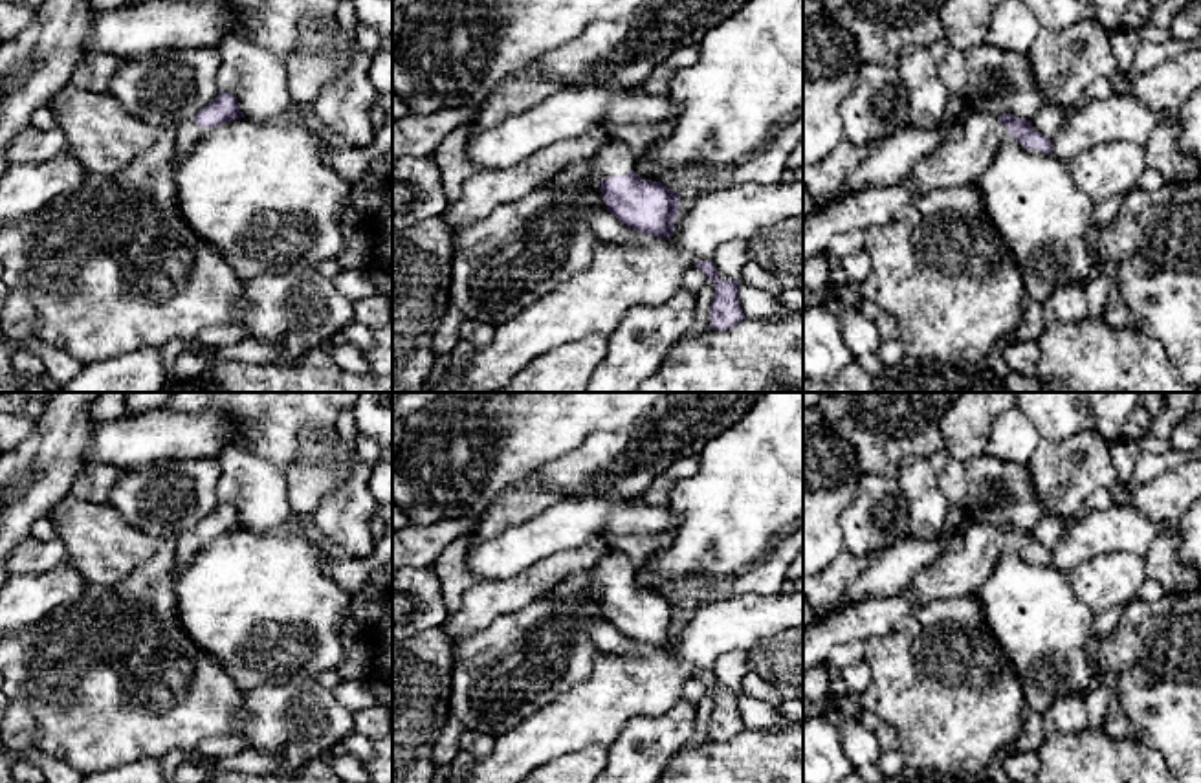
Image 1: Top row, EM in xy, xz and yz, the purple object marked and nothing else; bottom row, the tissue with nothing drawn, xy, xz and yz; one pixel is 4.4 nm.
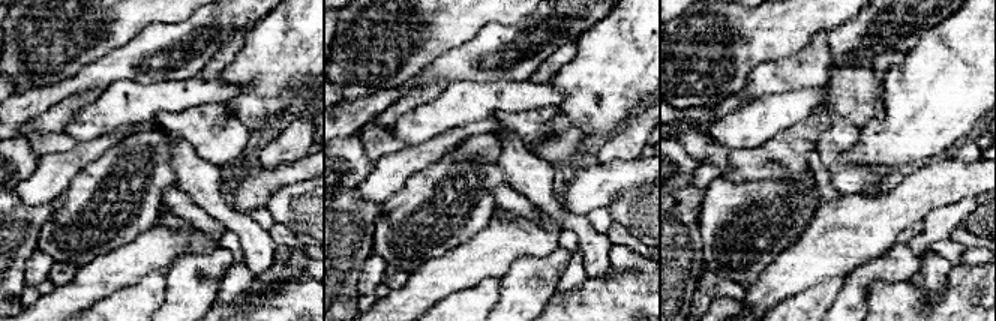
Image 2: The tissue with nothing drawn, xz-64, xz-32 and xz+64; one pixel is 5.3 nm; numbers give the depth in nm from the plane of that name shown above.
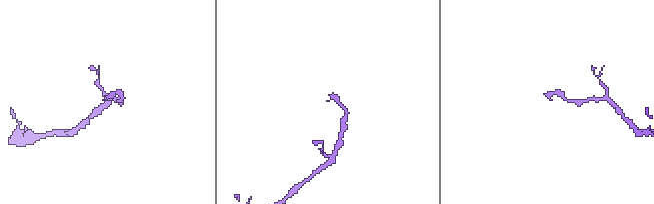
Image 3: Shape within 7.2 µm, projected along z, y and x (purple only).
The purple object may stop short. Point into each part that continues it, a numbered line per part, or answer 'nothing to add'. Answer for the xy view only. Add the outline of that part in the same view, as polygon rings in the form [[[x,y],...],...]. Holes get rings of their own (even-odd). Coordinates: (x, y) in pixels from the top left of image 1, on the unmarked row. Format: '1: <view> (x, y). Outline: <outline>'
1: xy (187, 543). Outline: [[[185,530],[174,539],[174,567],[185,567],[211,539],[198,535],[194,530]]]

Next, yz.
1: yz (969, 562). Outline: [[[968,521],[964,534],[911,579],[906,596],[922,607],[939,598],[974,594],[1007,548],[999,526]]]

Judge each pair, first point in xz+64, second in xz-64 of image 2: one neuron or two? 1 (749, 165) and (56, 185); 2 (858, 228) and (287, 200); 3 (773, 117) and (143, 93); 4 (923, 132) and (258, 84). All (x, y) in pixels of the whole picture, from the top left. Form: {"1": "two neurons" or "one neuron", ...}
{"1": "one neuron", "2": "two neurons", "3": "one neuron", "4": "one neuron"}

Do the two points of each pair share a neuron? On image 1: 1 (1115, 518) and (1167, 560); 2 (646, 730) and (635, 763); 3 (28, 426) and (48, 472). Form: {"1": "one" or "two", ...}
{"1": "two", "2": "one", "3": "two"}

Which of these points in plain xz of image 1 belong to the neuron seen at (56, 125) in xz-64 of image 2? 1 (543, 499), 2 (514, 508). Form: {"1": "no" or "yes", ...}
{"1": "yes", "2": "yes"}

